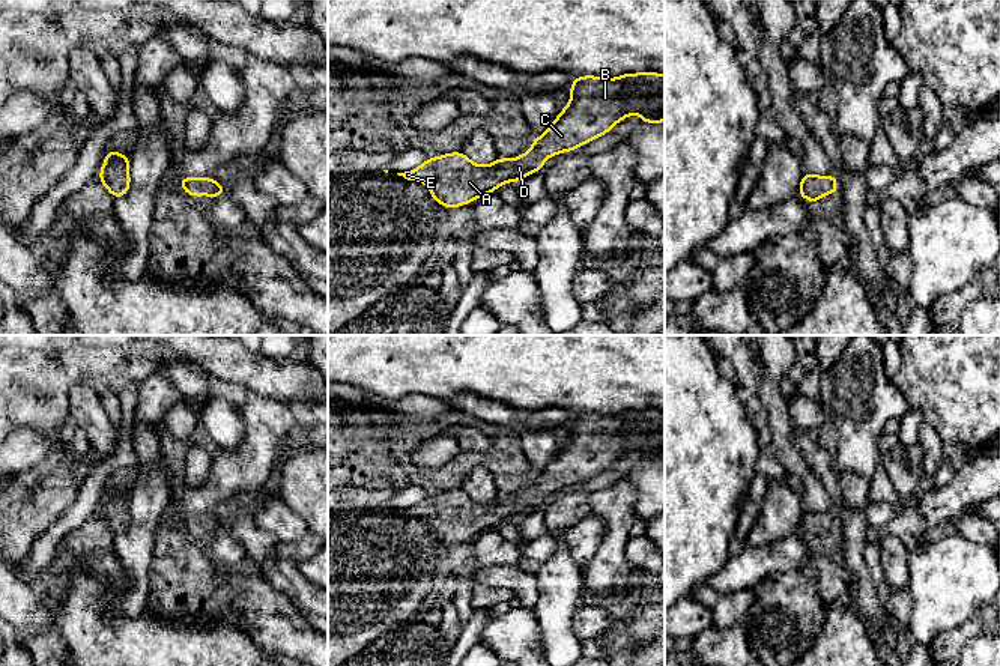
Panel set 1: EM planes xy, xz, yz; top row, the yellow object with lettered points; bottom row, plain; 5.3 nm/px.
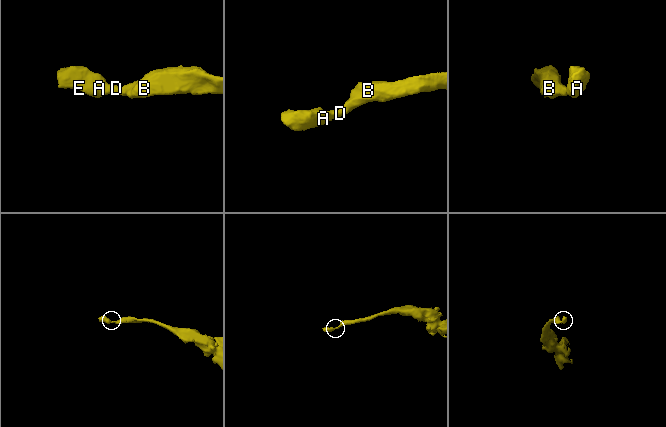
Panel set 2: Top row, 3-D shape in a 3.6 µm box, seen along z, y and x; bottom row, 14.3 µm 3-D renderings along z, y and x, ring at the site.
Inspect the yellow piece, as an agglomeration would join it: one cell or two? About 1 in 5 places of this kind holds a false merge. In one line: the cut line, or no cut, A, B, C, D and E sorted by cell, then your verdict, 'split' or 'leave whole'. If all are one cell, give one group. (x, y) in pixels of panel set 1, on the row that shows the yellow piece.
no cut | A B C D E | leave whole

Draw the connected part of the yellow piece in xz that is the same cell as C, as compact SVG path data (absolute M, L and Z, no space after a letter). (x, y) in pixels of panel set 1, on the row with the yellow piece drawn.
M629 72L617 78L576 77L570 96L546 132L514 159L498 158L489 165L478 165L463 152L451 152L397 174L426 183L436 203L454 209L496 191L505 182L516 183L543 170L549 156L588 144L630 114L639 114L642 123L665 122L665 75L659 72Z

